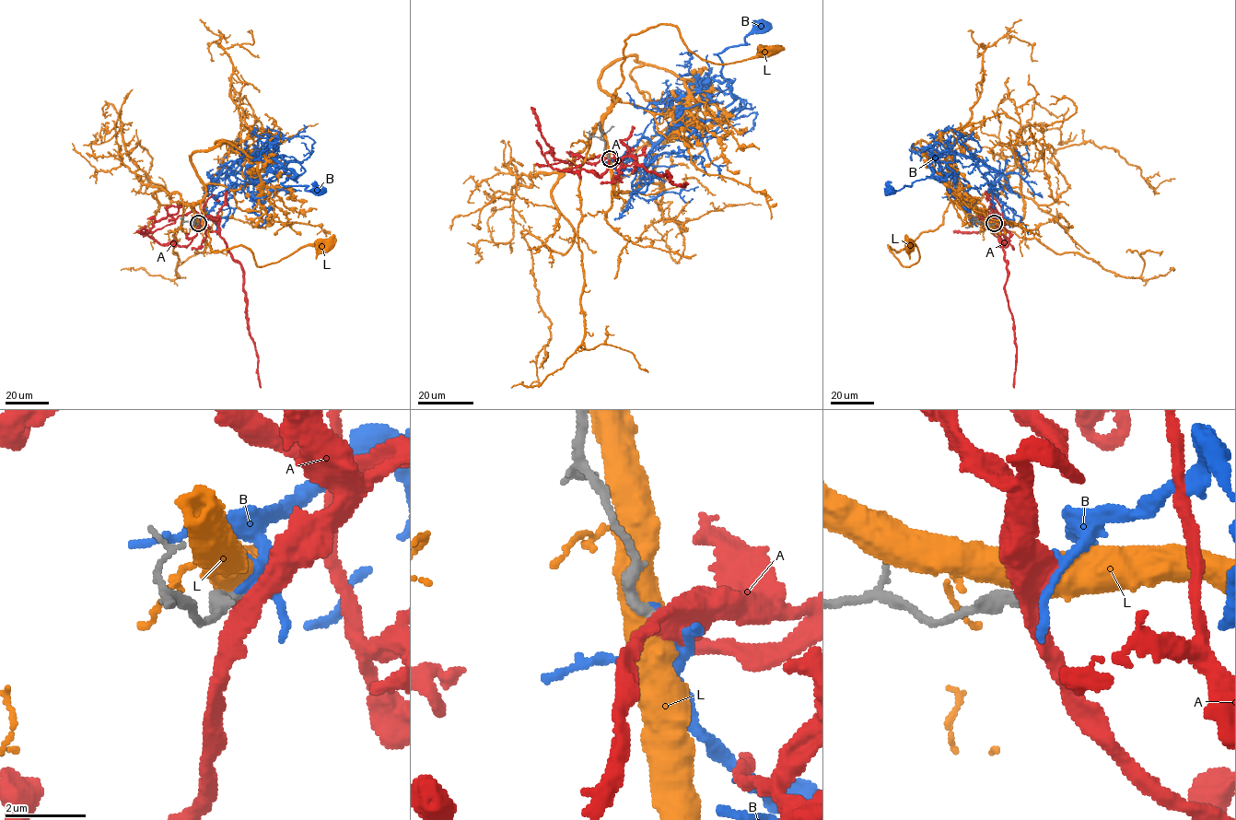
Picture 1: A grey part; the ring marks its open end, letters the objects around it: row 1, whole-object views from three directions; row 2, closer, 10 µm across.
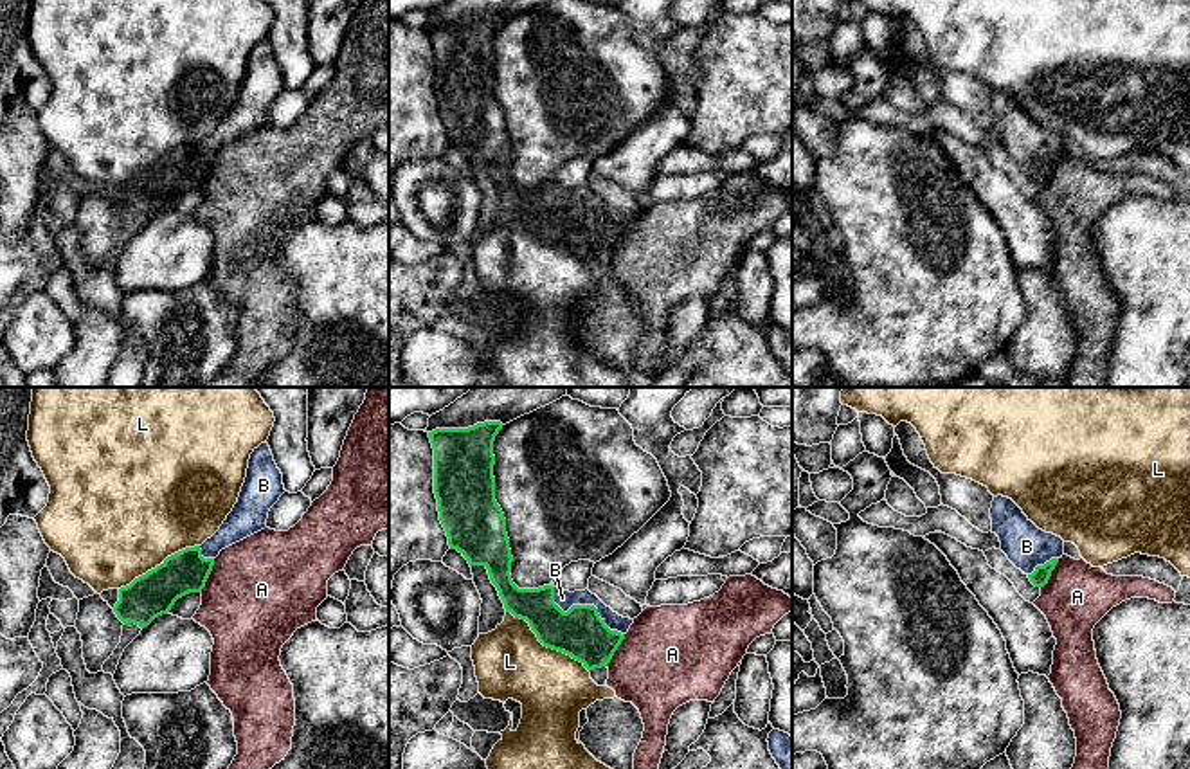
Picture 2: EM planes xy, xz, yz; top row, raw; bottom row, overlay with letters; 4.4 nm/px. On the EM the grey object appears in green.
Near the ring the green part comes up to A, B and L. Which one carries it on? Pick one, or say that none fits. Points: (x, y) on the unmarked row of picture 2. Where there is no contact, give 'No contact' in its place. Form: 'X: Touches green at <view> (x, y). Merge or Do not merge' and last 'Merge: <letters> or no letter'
A: Touches green at xy (209, 170). Do not merge
B: Touches green at xz (585, 202). Merge
L: Touches green at xz (546, 242). Do not merge
Merge: B

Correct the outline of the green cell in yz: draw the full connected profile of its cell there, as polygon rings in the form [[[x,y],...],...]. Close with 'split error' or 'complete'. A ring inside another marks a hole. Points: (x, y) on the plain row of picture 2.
[[[997,92],[990,104],[992,130],[999,133],[1001,148],[1021,166],[1035,184],[1044,184],[1064,151],[1064,137],[1053,130],[1039,126],[1023,106],[1008,94]]]; split error

